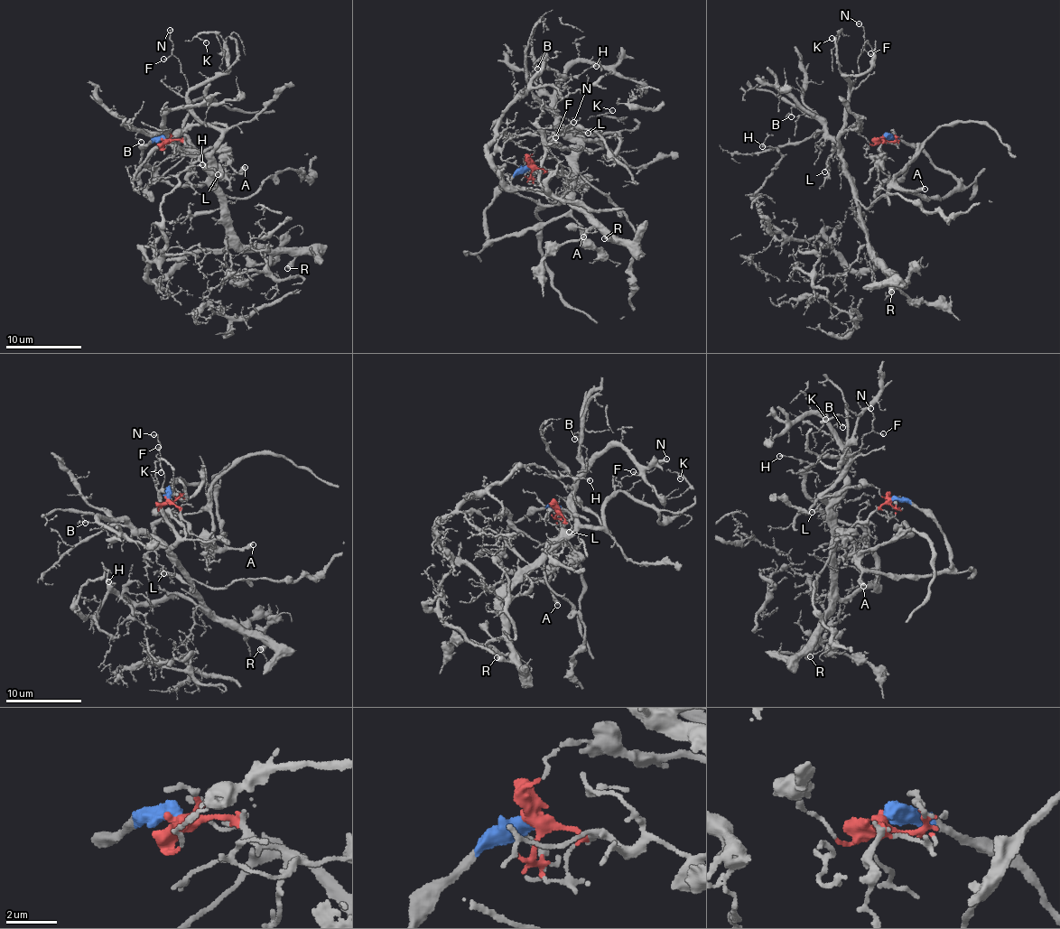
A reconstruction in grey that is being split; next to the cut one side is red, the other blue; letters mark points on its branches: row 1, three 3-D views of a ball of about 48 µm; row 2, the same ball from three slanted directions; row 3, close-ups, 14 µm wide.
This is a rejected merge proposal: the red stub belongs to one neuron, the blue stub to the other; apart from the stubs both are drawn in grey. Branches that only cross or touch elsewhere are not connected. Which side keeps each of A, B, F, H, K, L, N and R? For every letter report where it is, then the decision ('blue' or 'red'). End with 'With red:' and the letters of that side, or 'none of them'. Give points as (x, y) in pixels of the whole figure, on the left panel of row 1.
A: place (245, 167); blue
B: place (141, 142); red
F: place (163, 59); red
H: place (202, 164); red
K: place (206, 42); red
L: place (218, 174); red
N: place (170, 30); red
R: place (287, 268); red
With red: B, F, H, K, L, N, R

